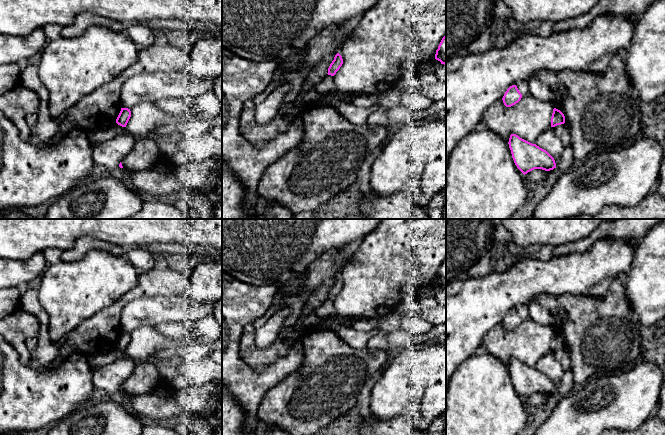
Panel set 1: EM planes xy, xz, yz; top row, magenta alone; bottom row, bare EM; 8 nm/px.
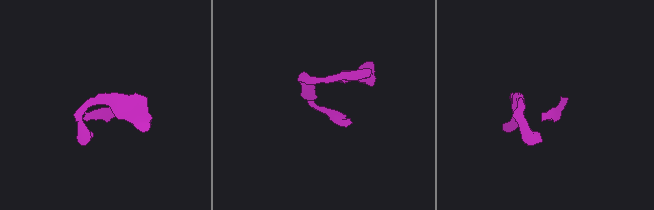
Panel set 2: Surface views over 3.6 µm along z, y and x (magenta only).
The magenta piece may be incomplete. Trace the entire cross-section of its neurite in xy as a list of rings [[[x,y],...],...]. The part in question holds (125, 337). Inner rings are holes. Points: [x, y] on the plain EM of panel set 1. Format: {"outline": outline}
{"outline": [[[121,332],[121,335],[116,343],[116,347],[122,351],[126,351],[131,341],[131,335],[128,332]]]}

